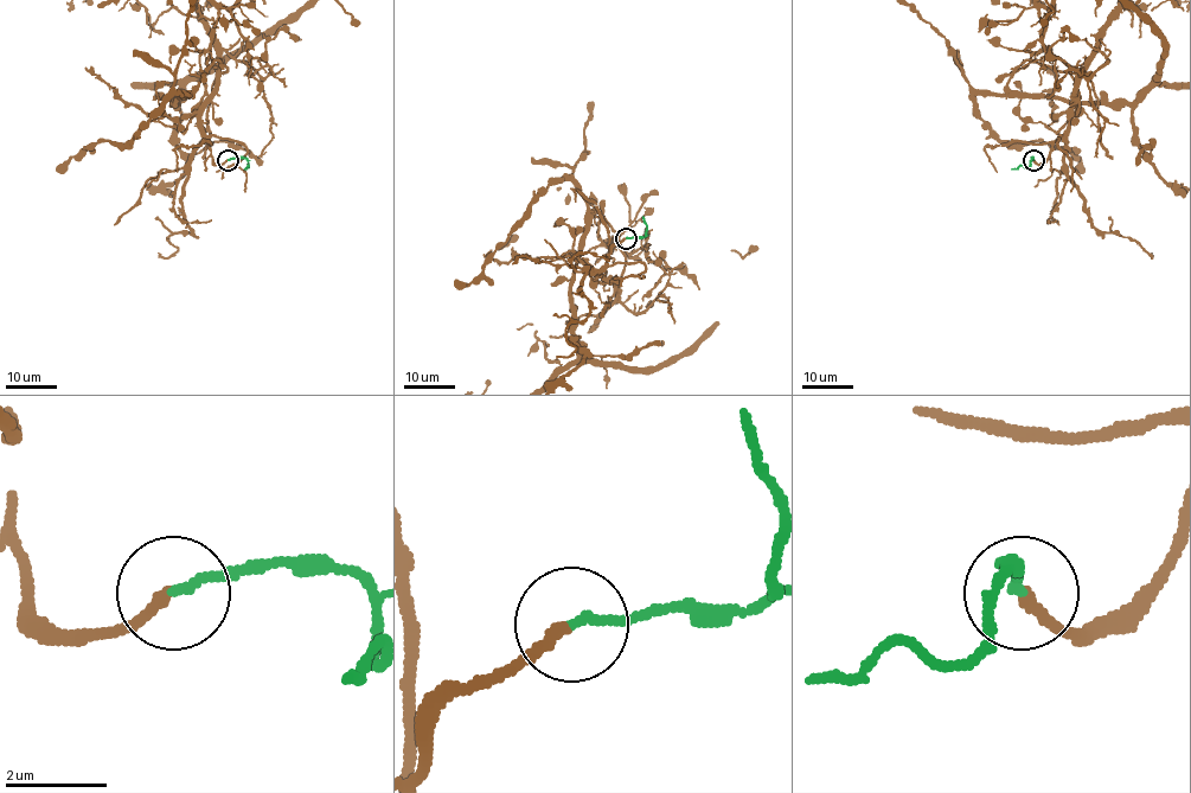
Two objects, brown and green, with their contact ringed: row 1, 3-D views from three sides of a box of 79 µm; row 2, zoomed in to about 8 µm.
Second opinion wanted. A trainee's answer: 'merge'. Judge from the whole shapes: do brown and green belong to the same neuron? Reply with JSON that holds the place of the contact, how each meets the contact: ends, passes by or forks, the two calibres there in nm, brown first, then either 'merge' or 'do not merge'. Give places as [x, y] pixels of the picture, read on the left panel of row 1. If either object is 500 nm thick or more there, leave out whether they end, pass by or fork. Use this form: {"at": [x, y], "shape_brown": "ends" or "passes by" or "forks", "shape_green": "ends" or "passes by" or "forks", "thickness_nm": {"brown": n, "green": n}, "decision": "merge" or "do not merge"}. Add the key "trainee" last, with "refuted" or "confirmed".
{"at": [228, 160], "shape_brown": "ends", "shape_green": "ends", "thickness_nm": {"brown": 240, "green": 180}, "decision": "merge", "trainee": "confirmed"}

